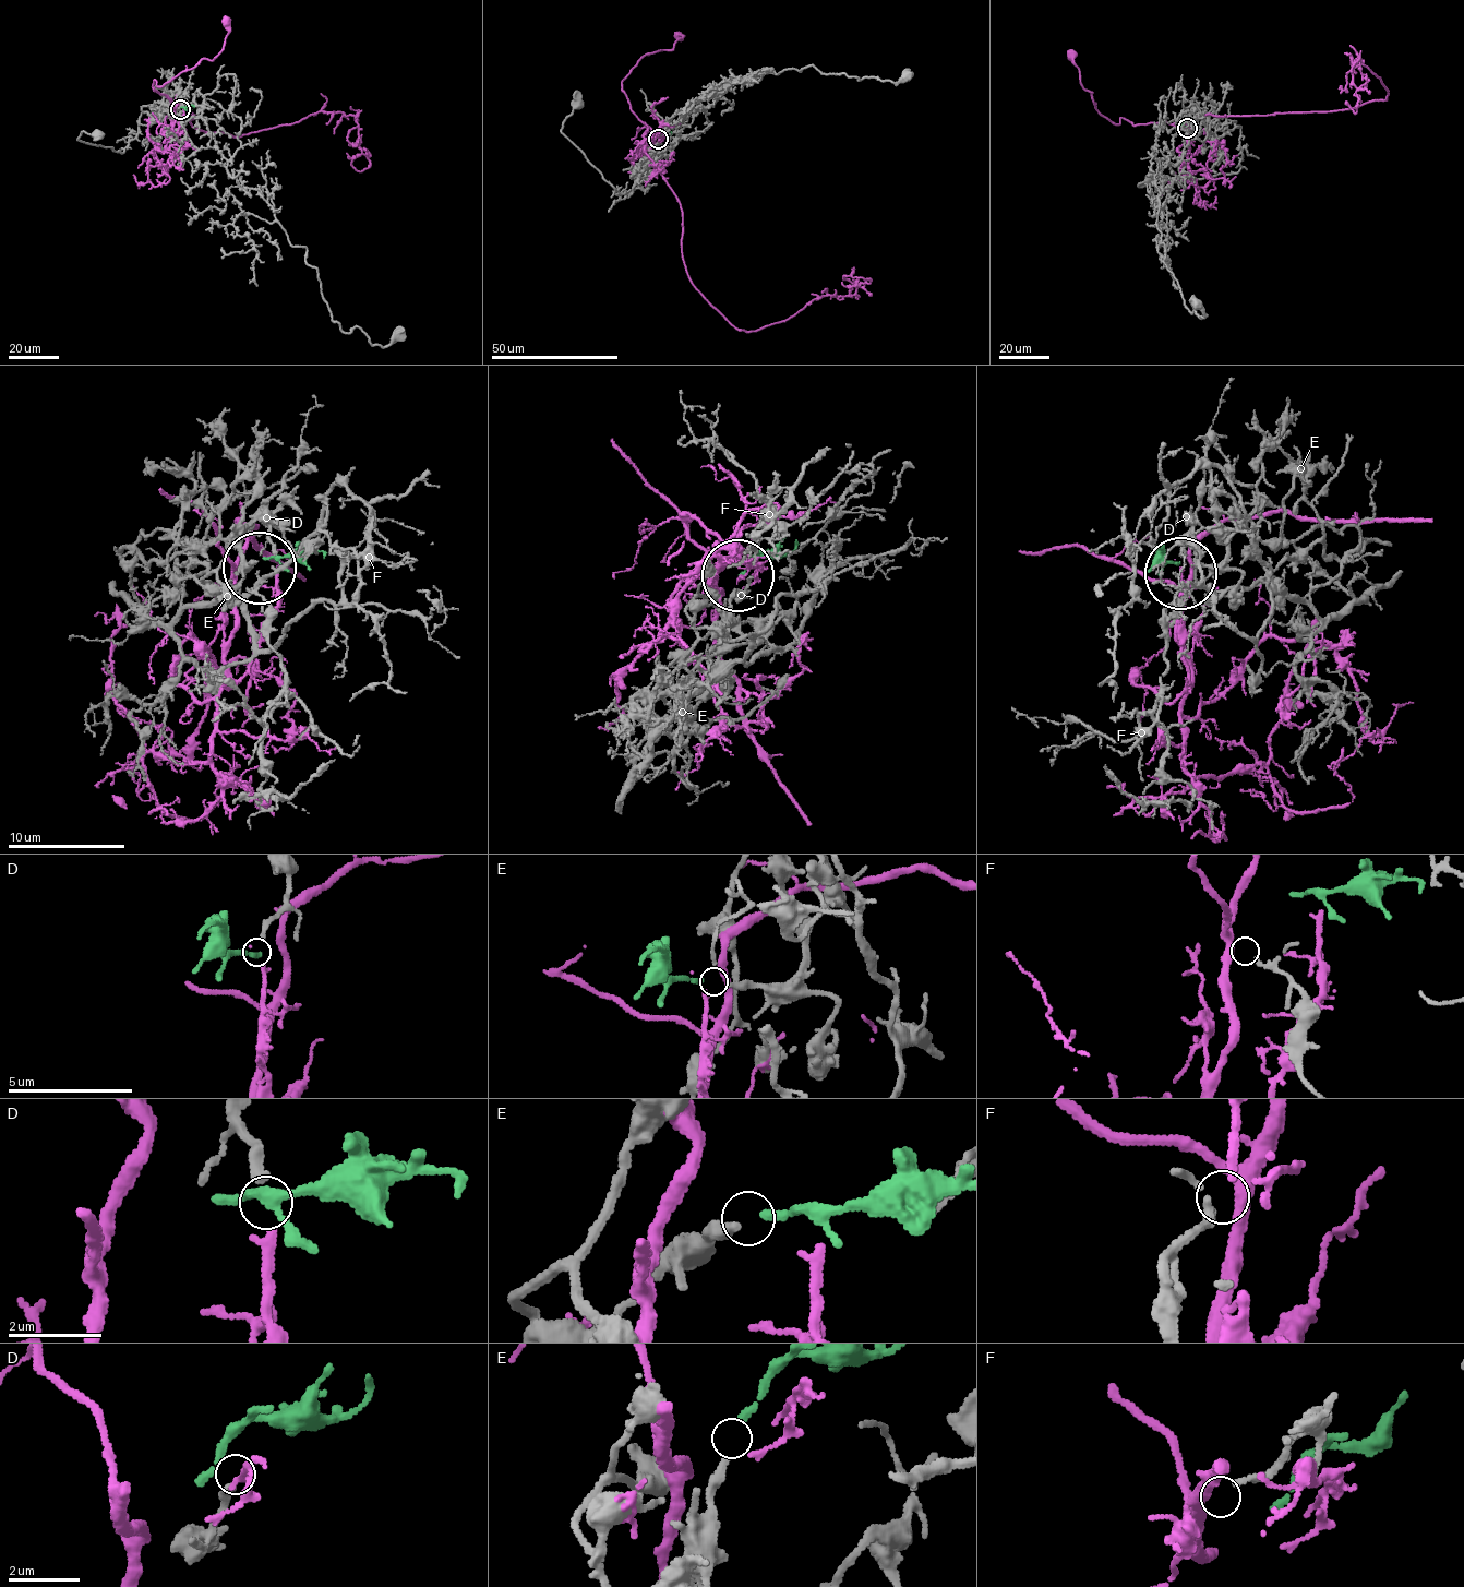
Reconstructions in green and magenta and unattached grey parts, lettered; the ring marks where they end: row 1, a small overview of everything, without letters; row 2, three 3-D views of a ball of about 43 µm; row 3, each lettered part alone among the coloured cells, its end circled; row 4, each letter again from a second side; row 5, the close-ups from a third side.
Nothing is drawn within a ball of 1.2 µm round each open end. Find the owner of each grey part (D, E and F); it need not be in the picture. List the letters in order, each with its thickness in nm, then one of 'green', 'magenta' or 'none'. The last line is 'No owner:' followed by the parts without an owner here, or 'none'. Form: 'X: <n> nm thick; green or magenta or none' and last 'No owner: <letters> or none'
D: 240 nm thick; magenta
E: 280 nm thick; green
F: 130 nm thick; none
No owner: F

